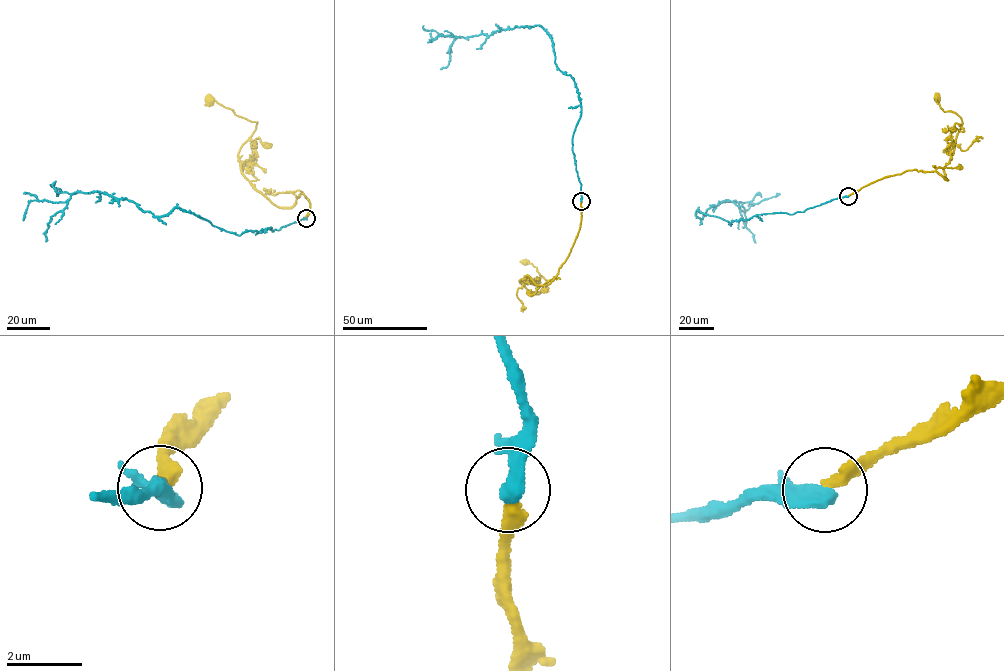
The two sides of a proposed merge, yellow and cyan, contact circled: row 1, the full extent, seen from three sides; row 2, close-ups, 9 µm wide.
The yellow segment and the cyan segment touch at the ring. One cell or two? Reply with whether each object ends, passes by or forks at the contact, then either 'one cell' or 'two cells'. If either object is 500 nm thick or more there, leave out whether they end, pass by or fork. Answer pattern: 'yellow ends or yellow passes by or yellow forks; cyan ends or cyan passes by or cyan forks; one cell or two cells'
two cells

